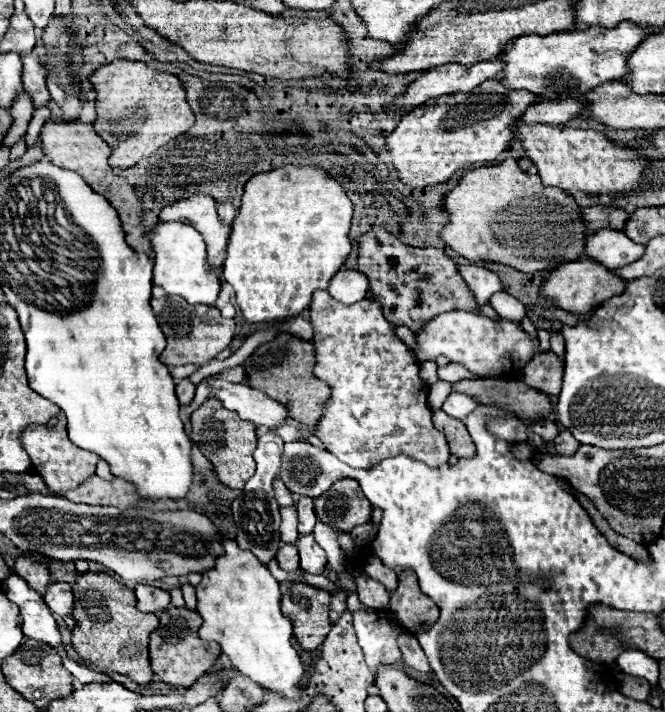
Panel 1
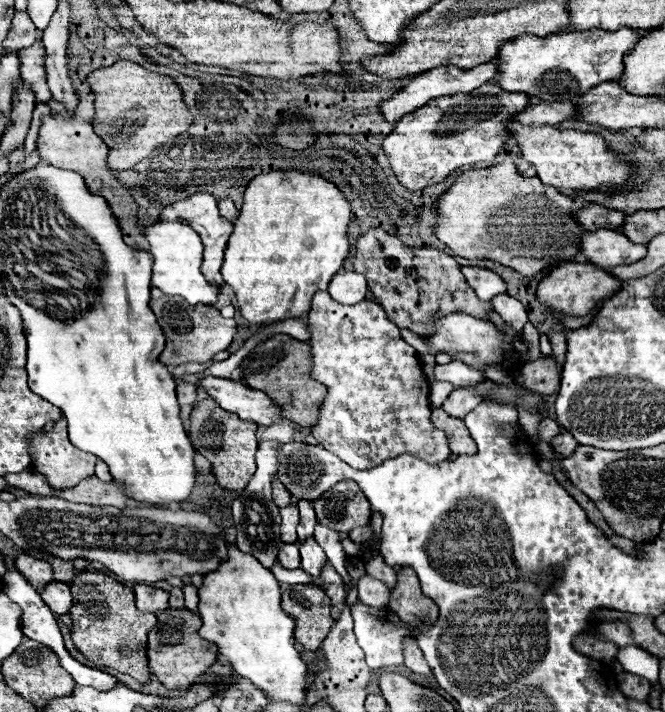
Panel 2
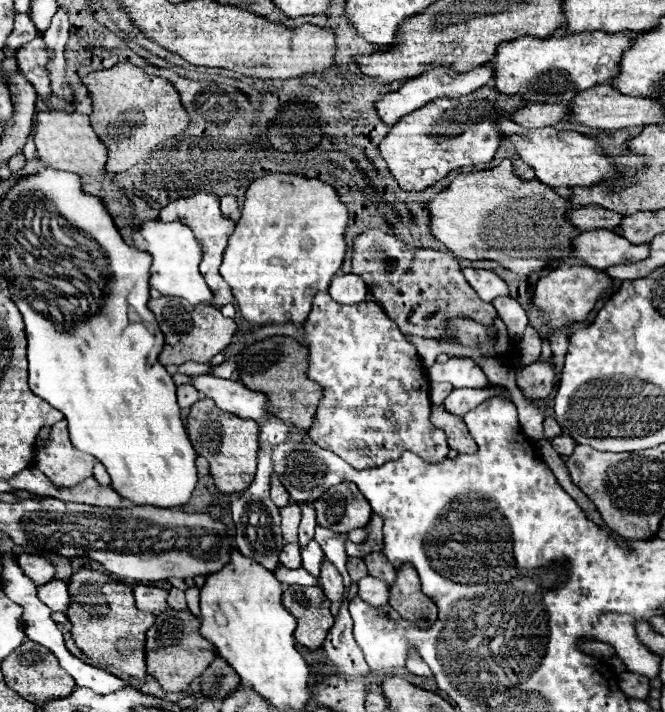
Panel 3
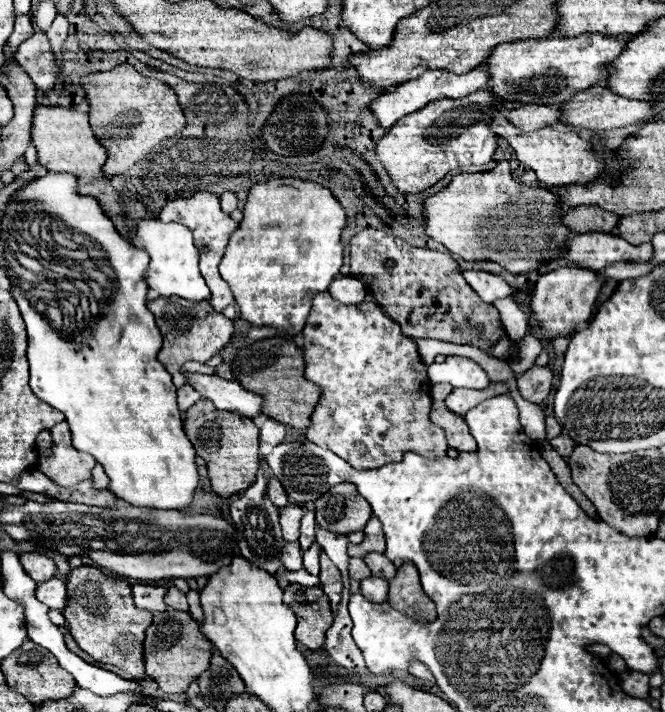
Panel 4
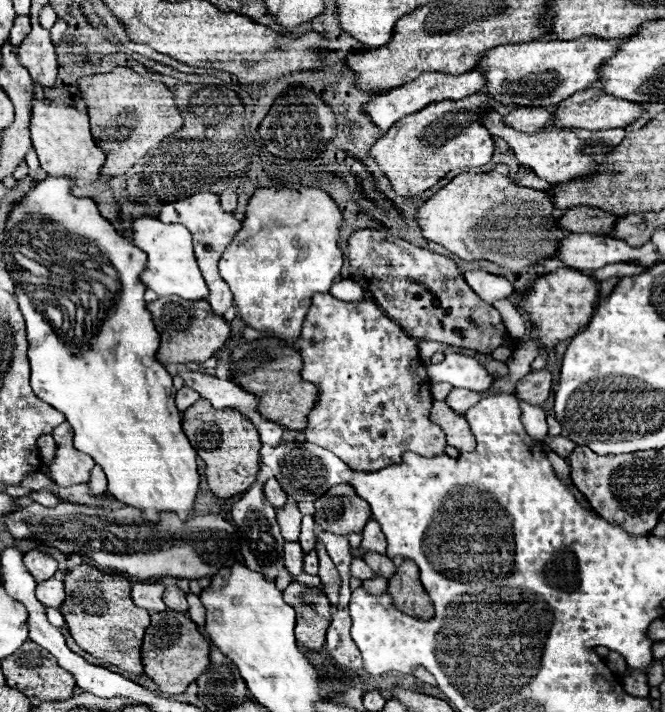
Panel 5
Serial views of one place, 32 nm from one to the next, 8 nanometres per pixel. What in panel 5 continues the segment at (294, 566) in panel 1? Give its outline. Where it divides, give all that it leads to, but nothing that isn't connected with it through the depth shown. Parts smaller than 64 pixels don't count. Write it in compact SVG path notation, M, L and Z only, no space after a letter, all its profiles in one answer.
M286 542L284 544L284 566L288 568L290 574L302 572L302 560L304 560L304 552L302 552L300 544L298 542Z

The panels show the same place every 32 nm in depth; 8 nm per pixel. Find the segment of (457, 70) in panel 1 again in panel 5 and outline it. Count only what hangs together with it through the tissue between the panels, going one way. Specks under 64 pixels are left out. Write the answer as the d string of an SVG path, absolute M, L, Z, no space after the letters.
M472 70L472 72L466 72L466 74L460 74L460 76L454 76L454 74L444 74L444 72L426 72L422 76L418 76L416 80L404 84L404 86L398 86L382 96L374 96L366 106L366 114L372 118L372 122L382 130L382 134L394 126L396 120L400 120L402 116L408 116L412 112L418 112L422 108L426 108L430 102L440 102L440 100L460 100L460 98L466 98L470 94L476 94L476 92L482 92L486 88L486 78L480 70Z

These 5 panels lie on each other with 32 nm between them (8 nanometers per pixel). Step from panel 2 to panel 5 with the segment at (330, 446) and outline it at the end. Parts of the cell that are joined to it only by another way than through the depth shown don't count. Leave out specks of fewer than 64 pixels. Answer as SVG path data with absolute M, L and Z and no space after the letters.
M316 294L312 298L312 306L310 306L310 312L308 312L308 318L304 320L304 326L302 326L302 334L300 334L300 354L304 358L304 370L302 370L302 378L316 384L316 388L320 390L320 396L318 396L318 402L316 402L316 408L312 408L312 412L308 414L308 426L304 430L306 434L306 440L308 442L314 442L330 452L334 452L338 458L342 458L350 468L354 470L360 470L360 472L374 472L374 470L380 470L384 466L390 466L390 464L396 464L400 462L400 454L402 452L416 452L420 456L426 456L426 458L434 458L438 454L444 454L444 448L448 446L446 444L446 436L442 432L442 428L438 428L436 424L432 424L428 420L428 414L430 414L430 408L432 408L432 396L430 396L430 386L424 386L428 382L428 376L426 376L426 366L422 364L420 356L418 356L418 348L416 348L416 342L406 336L402 332L402 328L398 328L398 324L394 324L374 302L340 302L336 300L334 296L330 294Z

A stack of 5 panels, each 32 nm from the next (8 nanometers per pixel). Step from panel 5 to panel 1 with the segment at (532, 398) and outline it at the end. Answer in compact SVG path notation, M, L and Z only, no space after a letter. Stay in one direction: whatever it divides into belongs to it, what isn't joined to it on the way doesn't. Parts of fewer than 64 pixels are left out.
M550 350L550 352L538 352L530 364L522 370L522 380L538 388L540 392L546 394L560 394L562 386L562 376L564 376L564 362Z

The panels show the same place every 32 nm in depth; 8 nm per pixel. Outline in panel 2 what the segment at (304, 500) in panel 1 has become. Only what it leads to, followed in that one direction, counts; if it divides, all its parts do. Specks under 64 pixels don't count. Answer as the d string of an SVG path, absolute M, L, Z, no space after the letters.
M298 500L298 510L300 510L300 524L298 524L298 540L304 540L314 534L316 526L316 514L312 508L312 500Z

